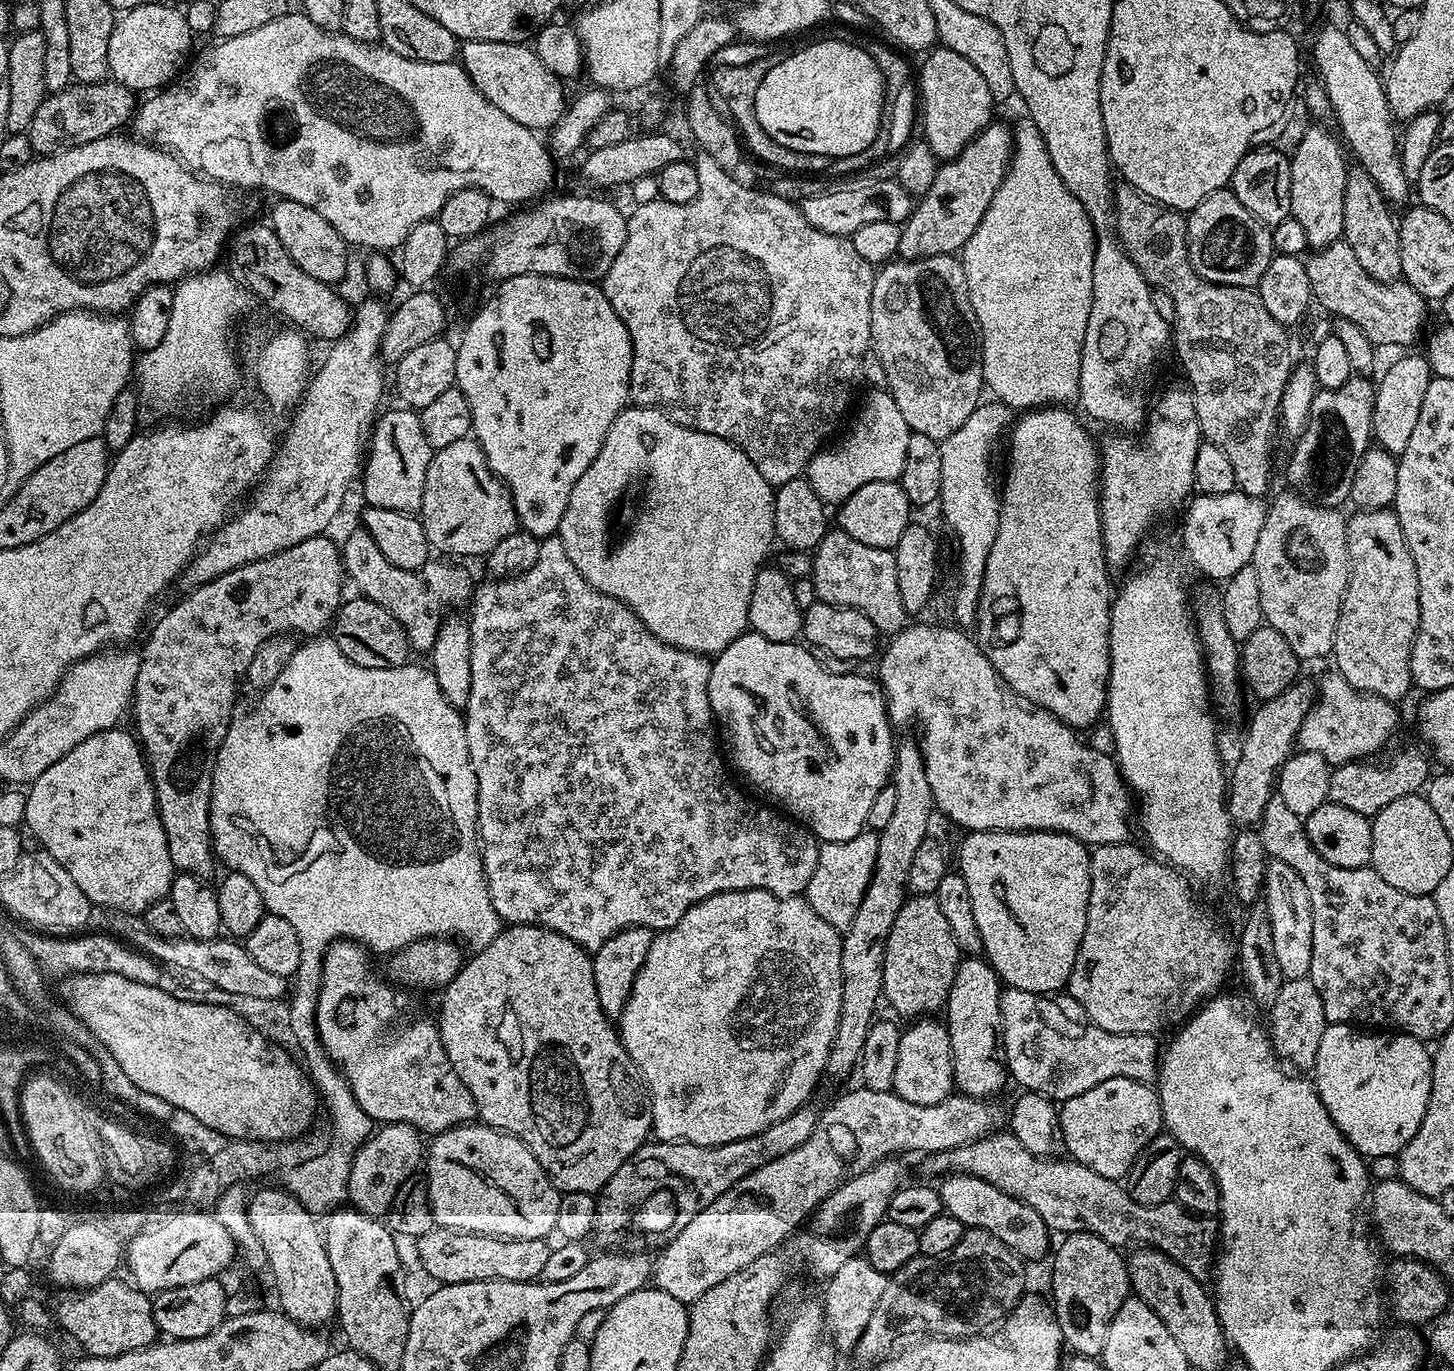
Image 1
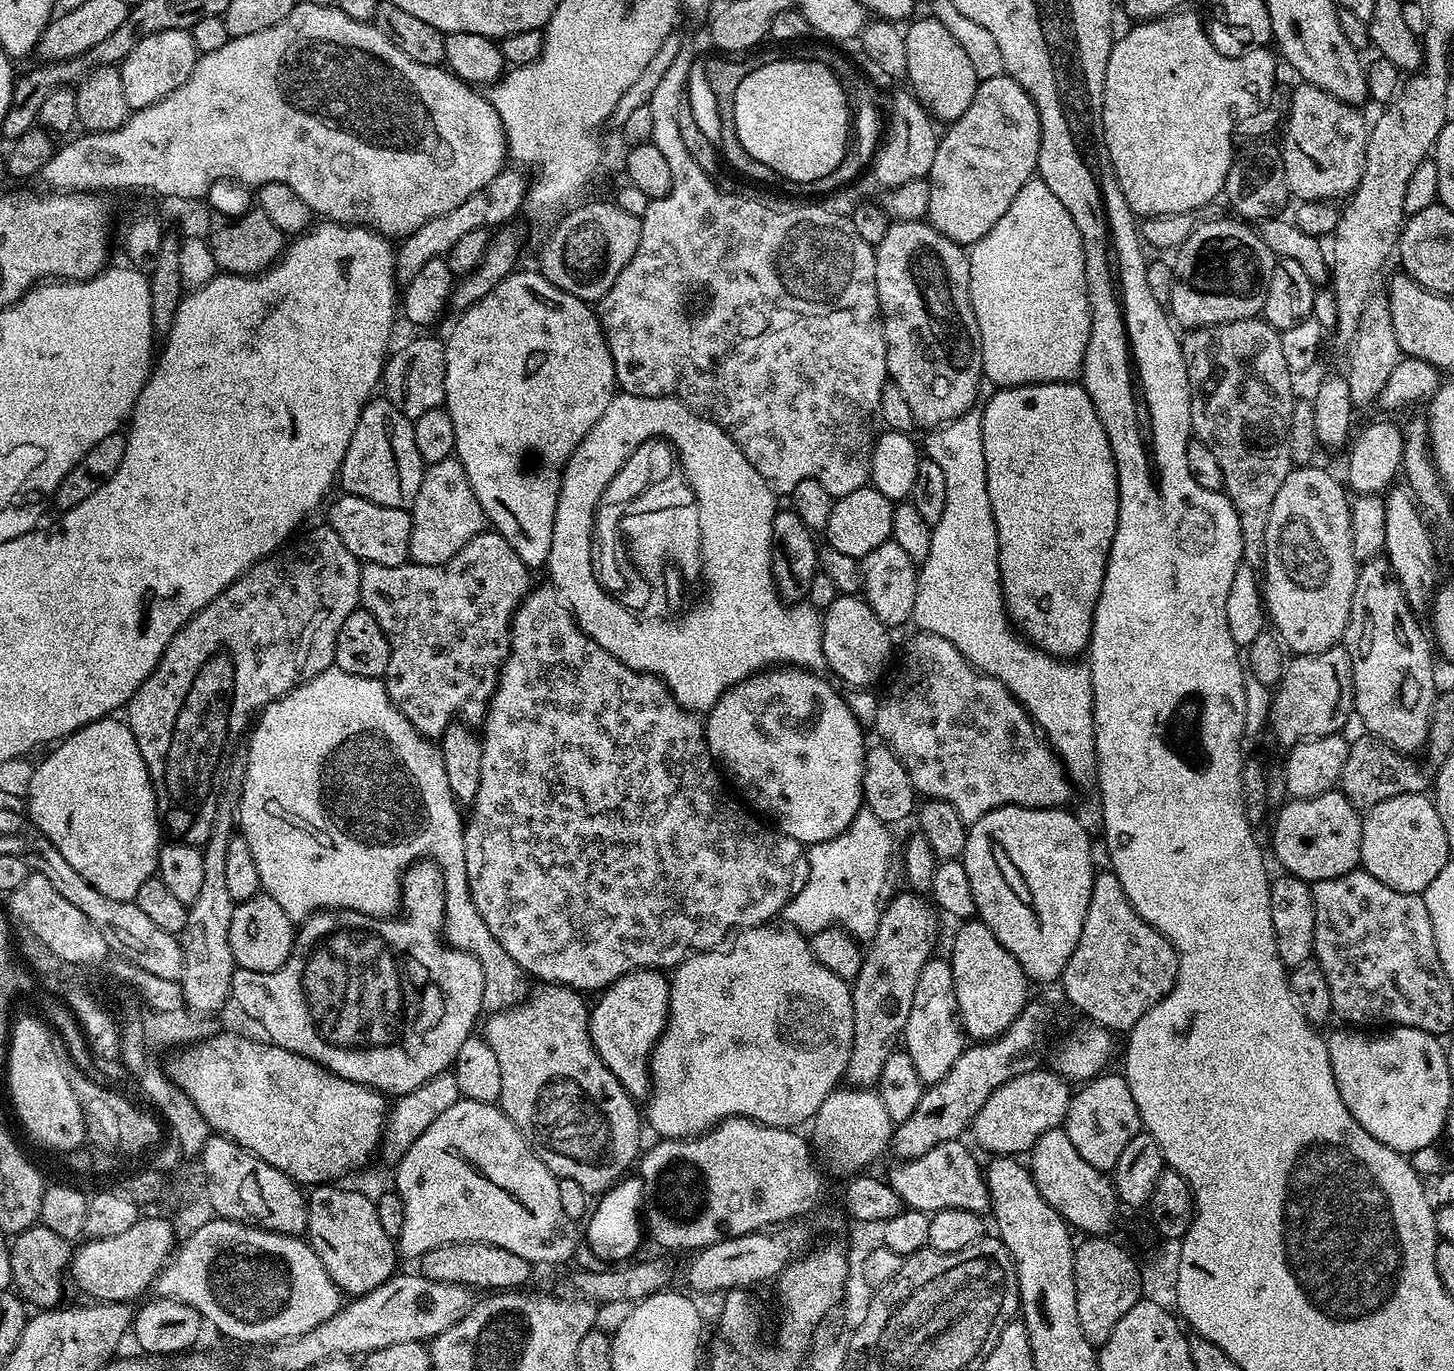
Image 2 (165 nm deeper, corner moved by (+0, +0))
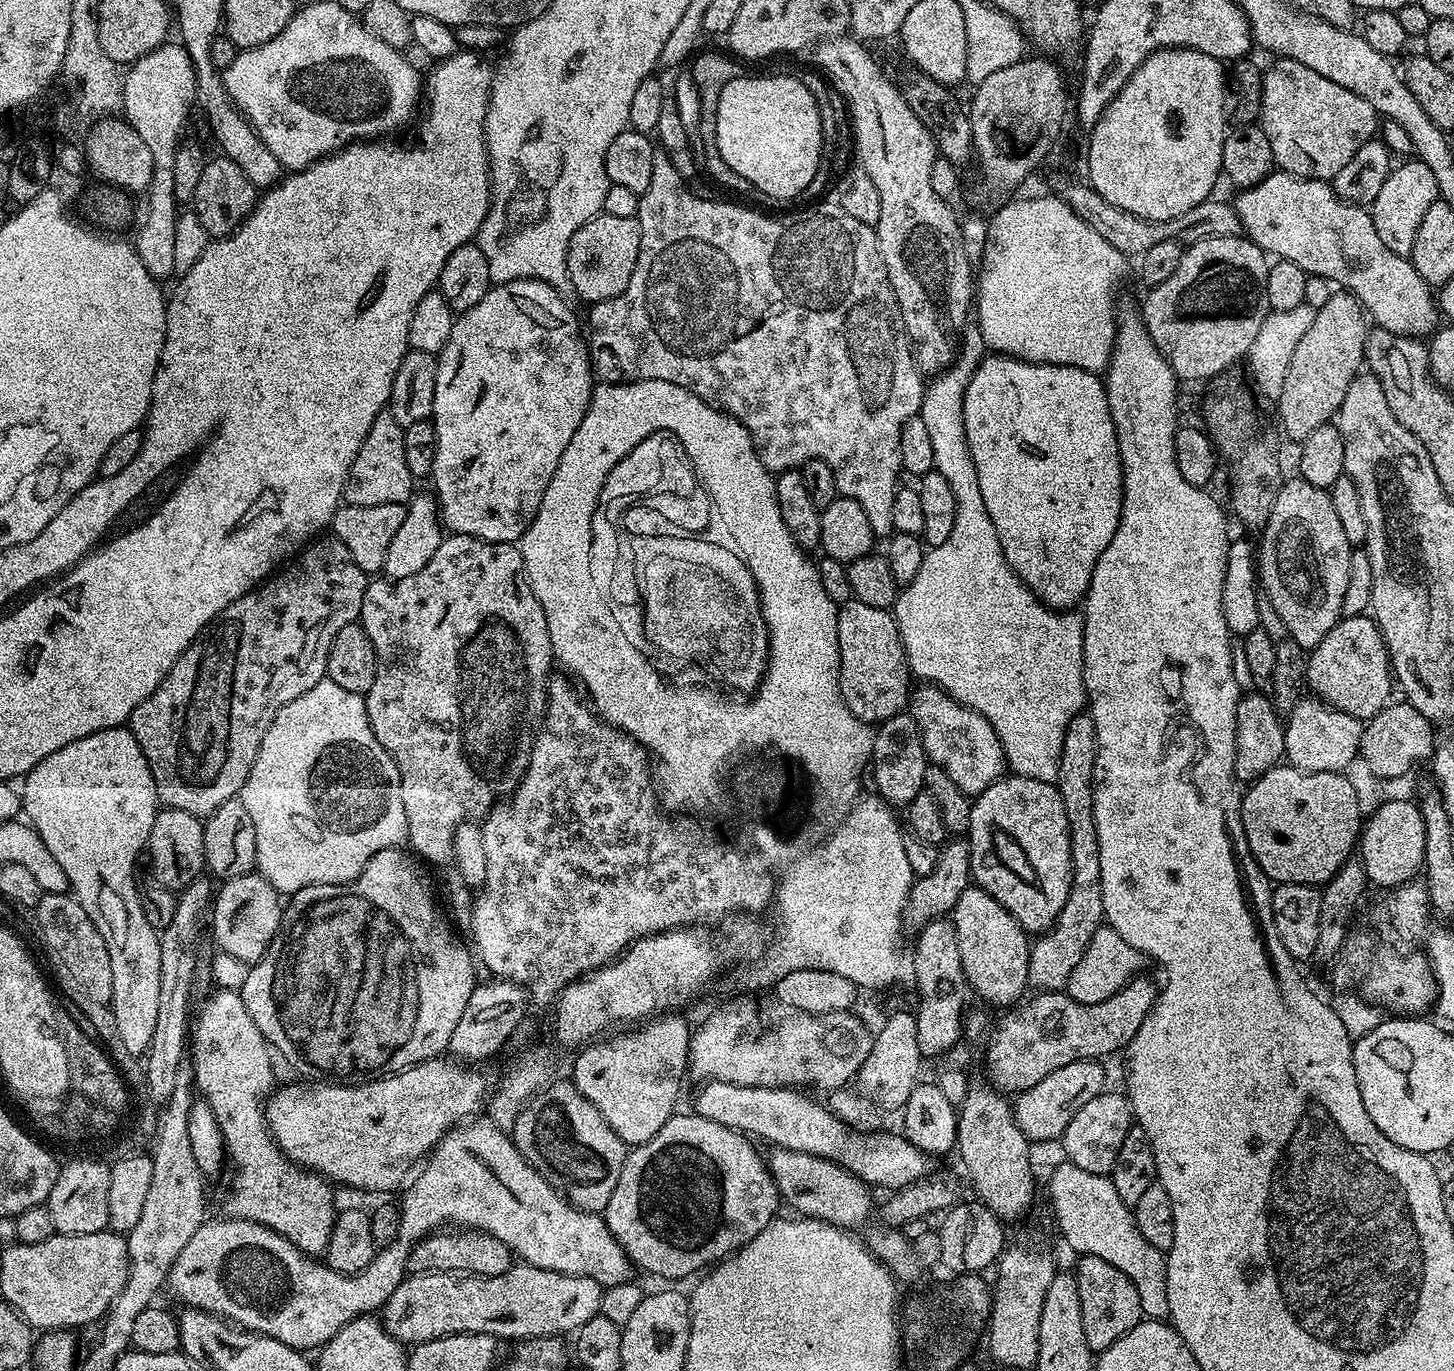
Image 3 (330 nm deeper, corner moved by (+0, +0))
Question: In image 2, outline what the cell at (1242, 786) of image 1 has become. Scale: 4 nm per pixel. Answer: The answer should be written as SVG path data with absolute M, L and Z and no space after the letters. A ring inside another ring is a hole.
M1342 646L1327 648L1318 654L1305 656L1293 655L1284 665L1284 676L1275 685L1276 697L1272 700L1272 709L1268 712L1268 720L1272 723L1272 736L1284 750L1300 743L1301 740L1313 740L1319 736L1335 736L1343 733L1348 719L1353 719L1352 703L1352 667L1348 652Z

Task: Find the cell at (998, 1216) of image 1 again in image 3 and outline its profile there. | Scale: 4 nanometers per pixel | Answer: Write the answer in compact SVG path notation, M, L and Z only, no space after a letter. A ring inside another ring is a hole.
M721 1080L707 1081L700 1088L693 1108L697 1115L755 1139L762 1138L773 1147L814 1154L835 1162L871 1187L899 1190L923 1179L929 1171L929 1157L903 1135L860 1134L858 1130L848 1129L847 1123L833 1111L810 1101L806 1097L809 1095L797 1089L744 1087Z

